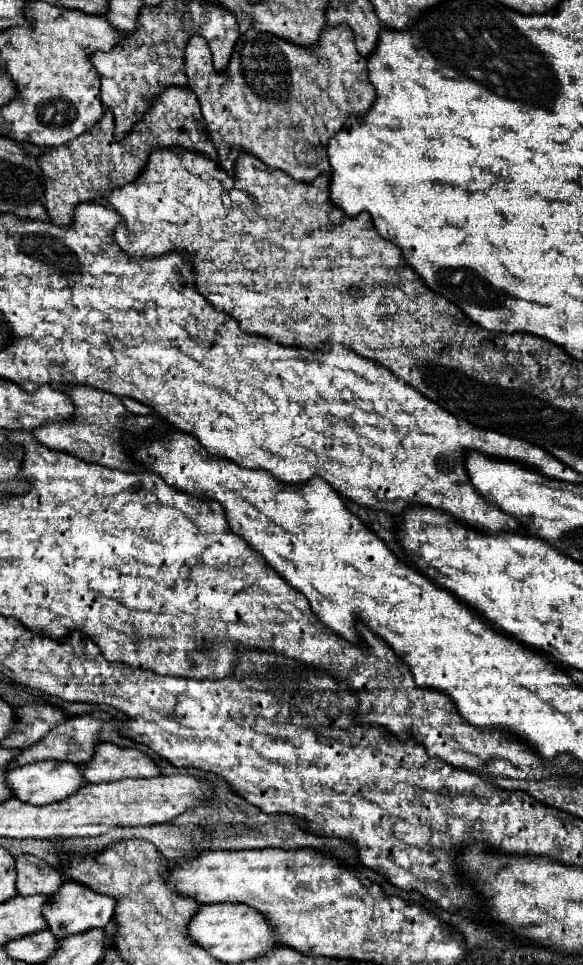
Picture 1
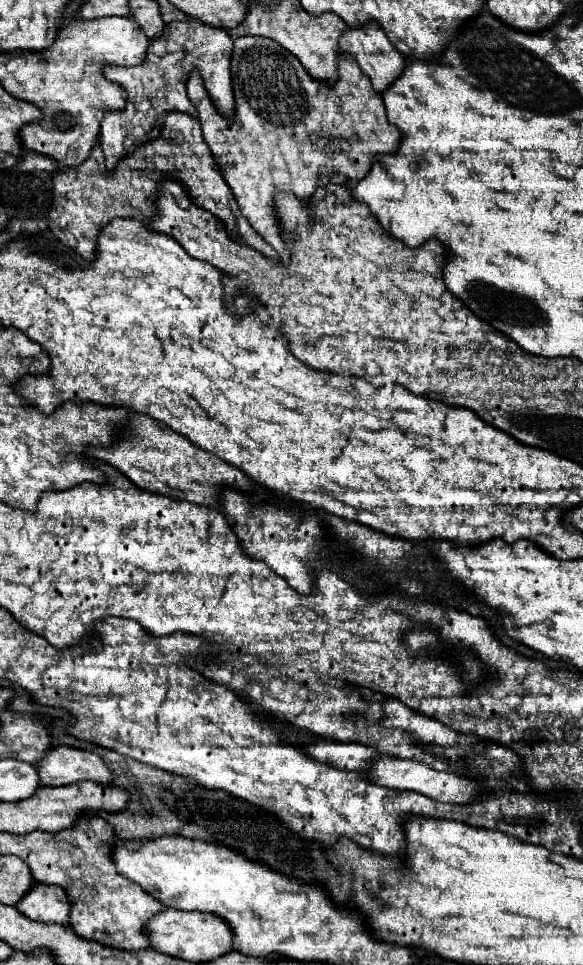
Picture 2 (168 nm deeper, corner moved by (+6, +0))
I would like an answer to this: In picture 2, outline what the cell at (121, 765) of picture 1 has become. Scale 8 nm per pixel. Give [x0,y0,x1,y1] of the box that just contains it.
[37,747,113,787]

